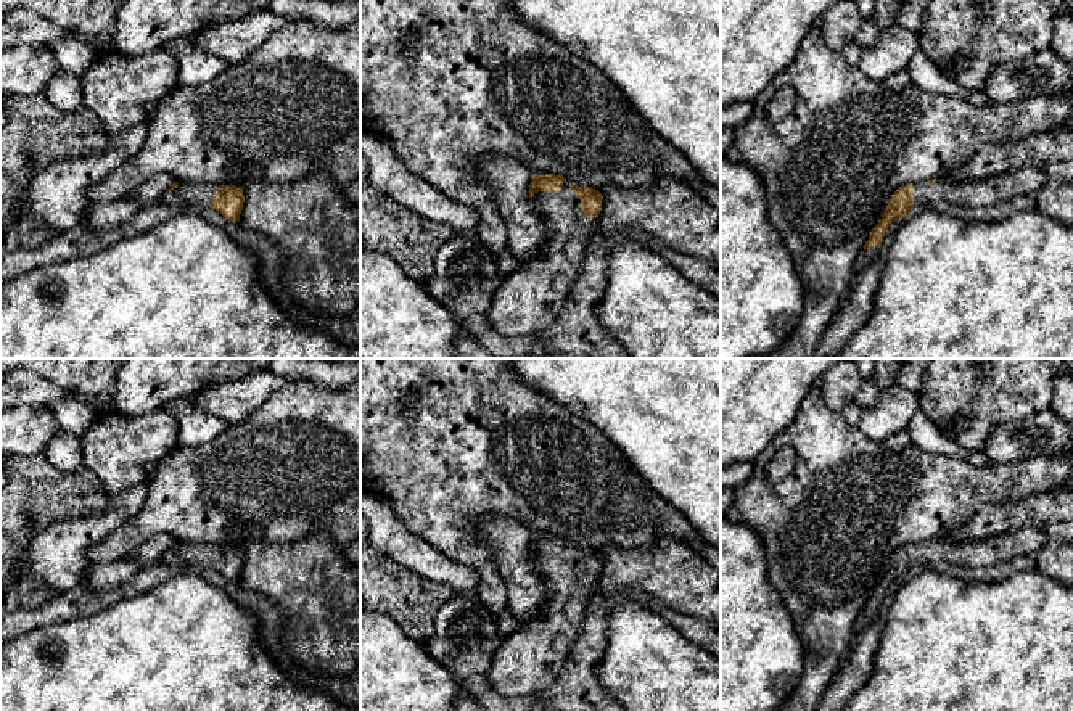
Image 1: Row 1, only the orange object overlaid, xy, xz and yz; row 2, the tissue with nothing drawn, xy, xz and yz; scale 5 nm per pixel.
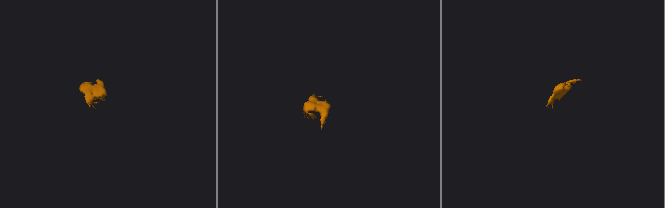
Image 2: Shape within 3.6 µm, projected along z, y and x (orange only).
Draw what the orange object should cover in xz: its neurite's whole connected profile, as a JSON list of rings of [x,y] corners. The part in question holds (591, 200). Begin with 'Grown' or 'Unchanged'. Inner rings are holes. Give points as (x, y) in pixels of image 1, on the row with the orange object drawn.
Grown. [[[532,175],[532,211],[549,225],[544,251],[504,277],[486,319],[507,338],[529,336],[555,325],[571,283],[584,262],[586,246],[598,230],[603,195],[561,175]]]

